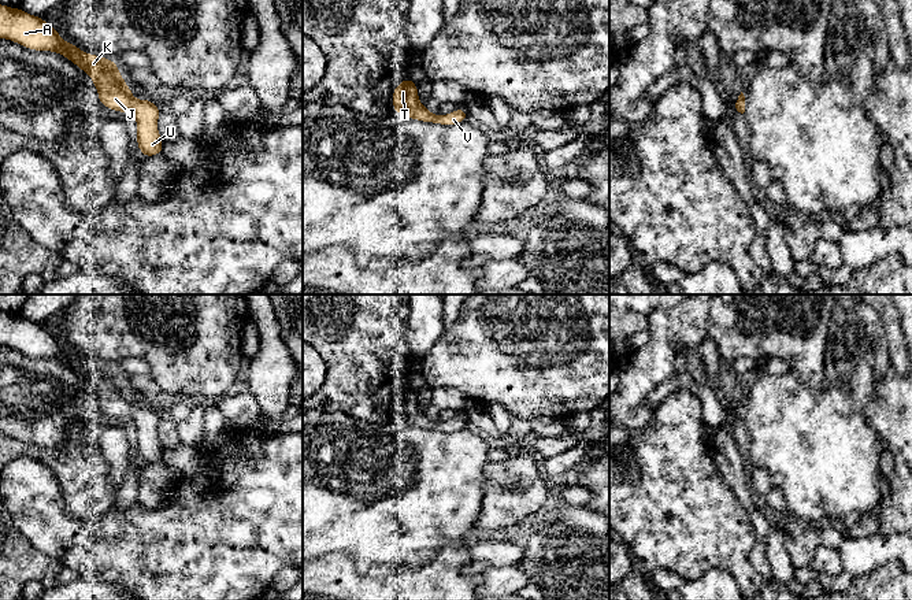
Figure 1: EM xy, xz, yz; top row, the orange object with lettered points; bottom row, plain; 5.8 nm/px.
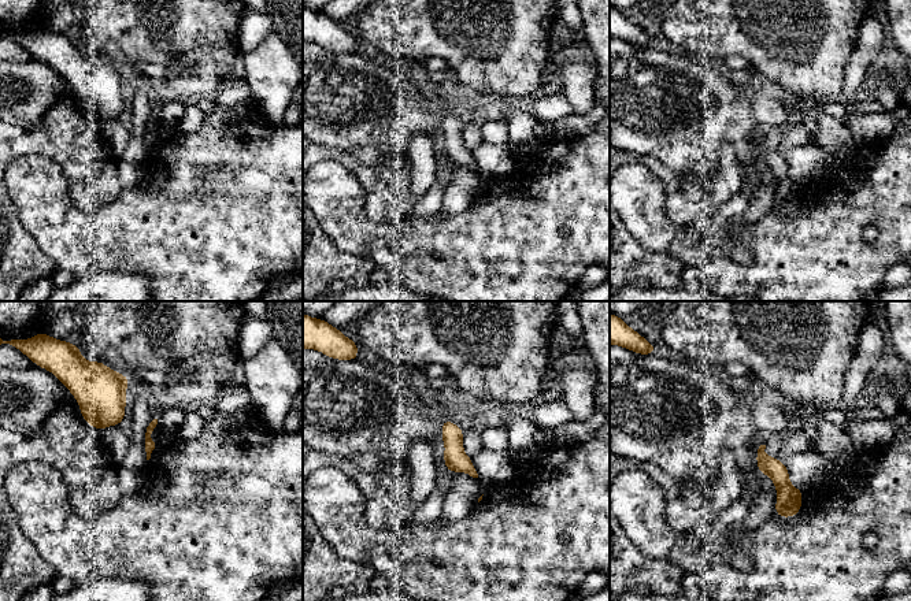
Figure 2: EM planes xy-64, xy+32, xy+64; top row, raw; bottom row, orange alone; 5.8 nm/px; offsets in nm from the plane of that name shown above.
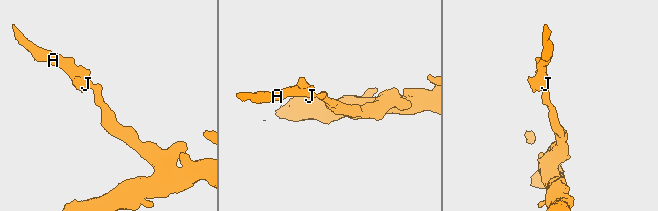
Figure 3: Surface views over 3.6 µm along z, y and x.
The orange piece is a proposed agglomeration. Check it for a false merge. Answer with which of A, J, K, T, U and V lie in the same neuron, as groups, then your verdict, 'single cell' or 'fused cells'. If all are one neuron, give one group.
groups A J K T U V; single cell

